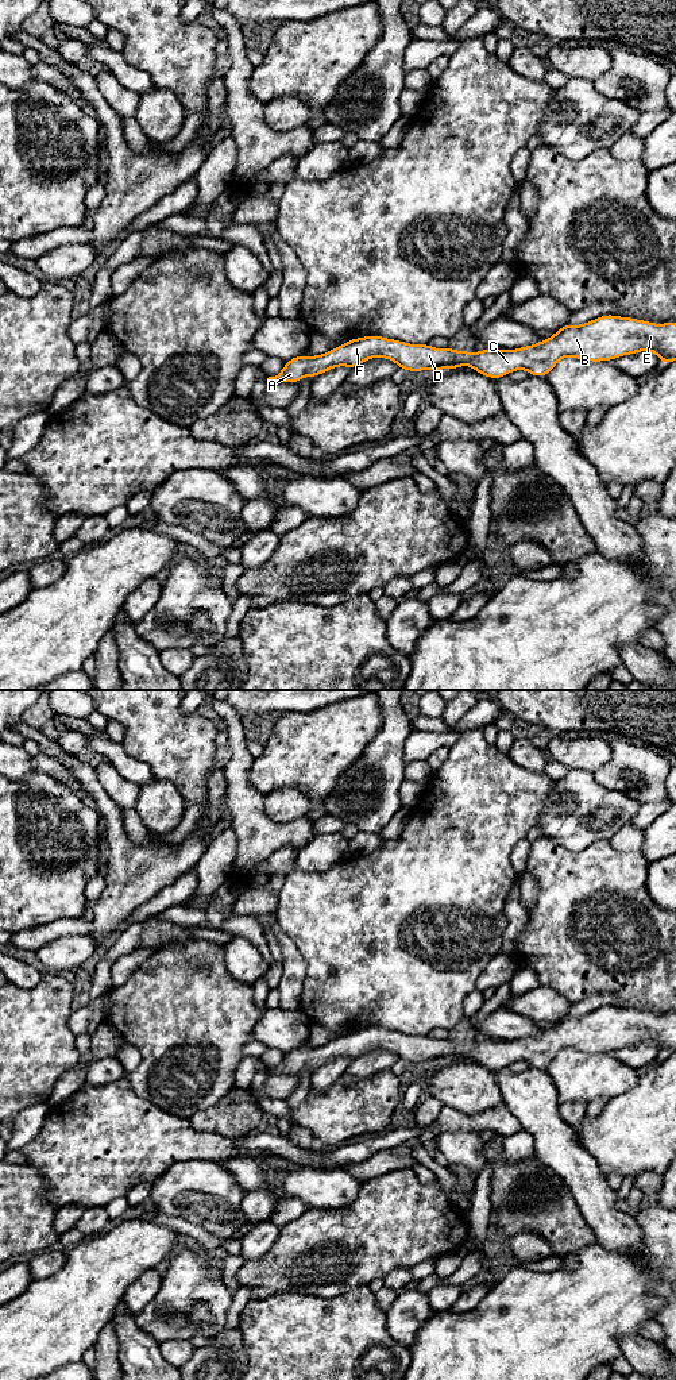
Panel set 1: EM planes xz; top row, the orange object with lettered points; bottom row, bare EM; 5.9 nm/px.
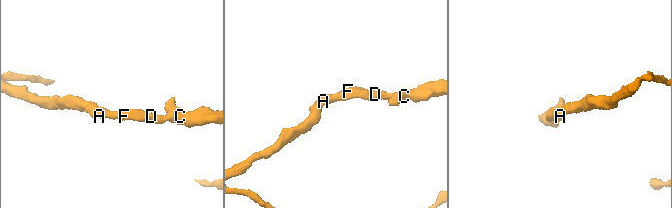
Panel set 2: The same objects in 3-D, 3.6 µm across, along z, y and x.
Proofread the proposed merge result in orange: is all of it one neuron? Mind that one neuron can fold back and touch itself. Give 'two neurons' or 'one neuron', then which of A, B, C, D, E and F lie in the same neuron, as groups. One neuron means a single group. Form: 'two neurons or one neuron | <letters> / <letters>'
one neuron | A B C D E F

